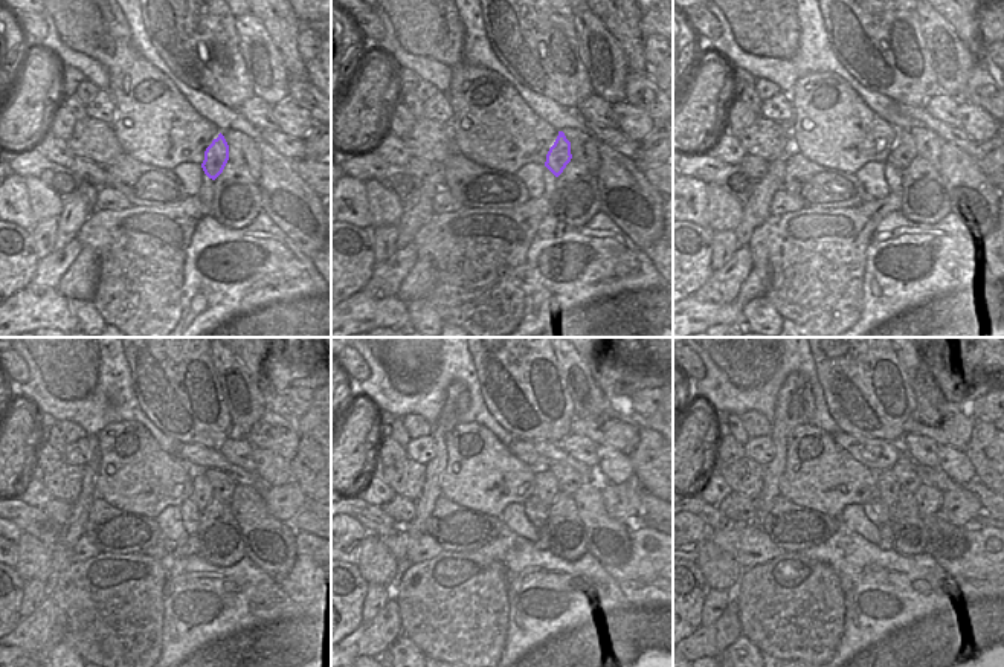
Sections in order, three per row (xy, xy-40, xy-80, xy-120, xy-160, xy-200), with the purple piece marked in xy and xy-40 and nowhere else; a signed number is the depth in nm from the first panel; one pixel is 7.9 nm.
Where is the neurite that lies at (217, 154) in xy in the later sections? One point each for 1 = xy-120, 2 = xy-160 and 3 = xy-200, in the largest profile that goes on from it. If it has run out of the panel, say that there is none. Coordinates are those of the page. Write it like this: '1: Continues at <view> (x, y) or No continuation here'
1: Continues at xy-120 (203, 493)
2: Continues at xy-160 (547, 487)
3: Continues at xy-200 (888, 489)

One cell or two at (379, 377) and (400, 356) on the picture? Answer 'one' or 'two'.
two

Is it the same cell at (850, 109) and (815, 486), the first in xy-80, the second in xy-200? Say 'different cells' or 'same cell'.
same cell

